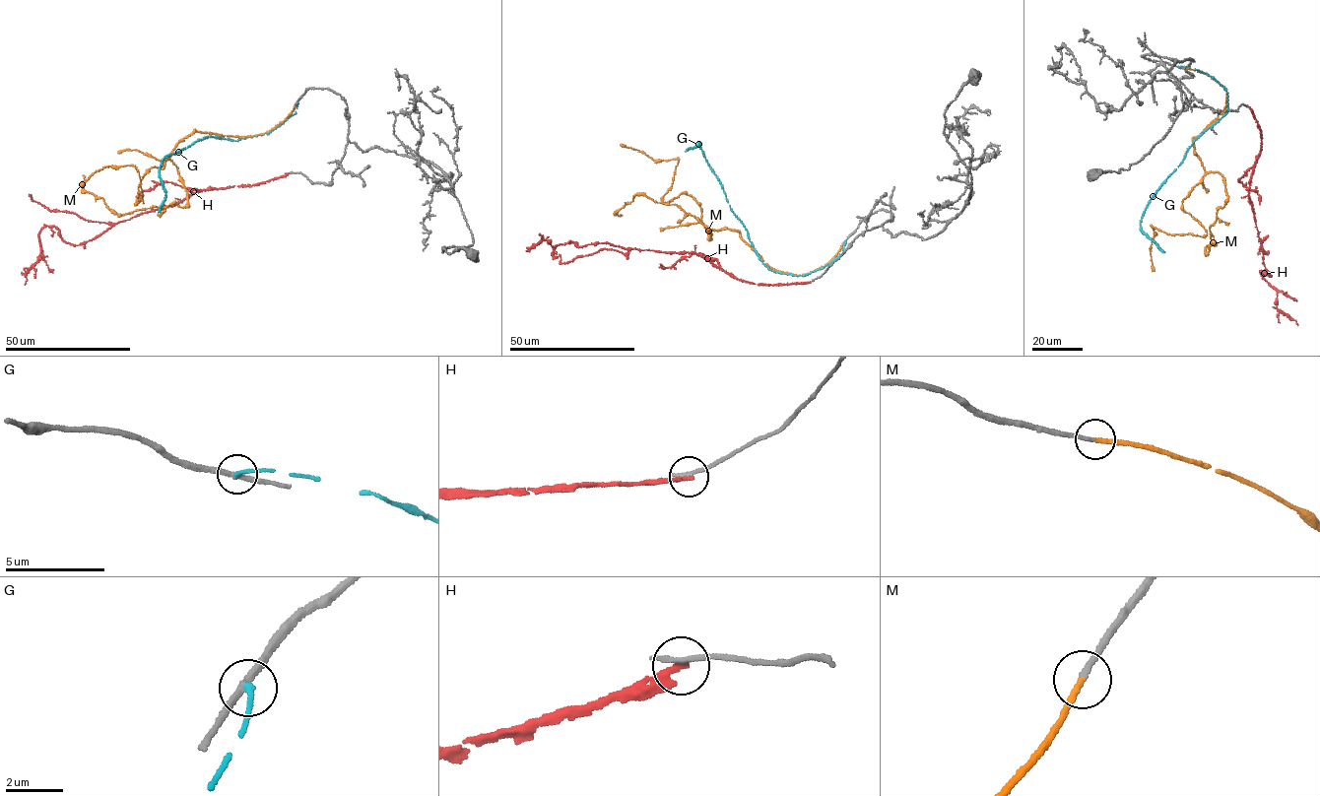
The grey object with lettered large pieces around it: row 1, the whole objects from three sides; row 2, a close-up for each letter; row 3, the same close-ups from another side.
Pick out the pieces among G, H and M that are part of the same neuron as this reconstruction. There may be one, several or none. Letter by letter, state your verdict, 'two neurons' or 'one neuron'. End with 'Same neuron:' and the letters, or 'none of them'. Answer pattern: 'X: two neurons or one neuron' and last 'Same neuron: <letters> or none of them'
G: two neurons
H: two neurons
M: one neuron
Same neuron: M

